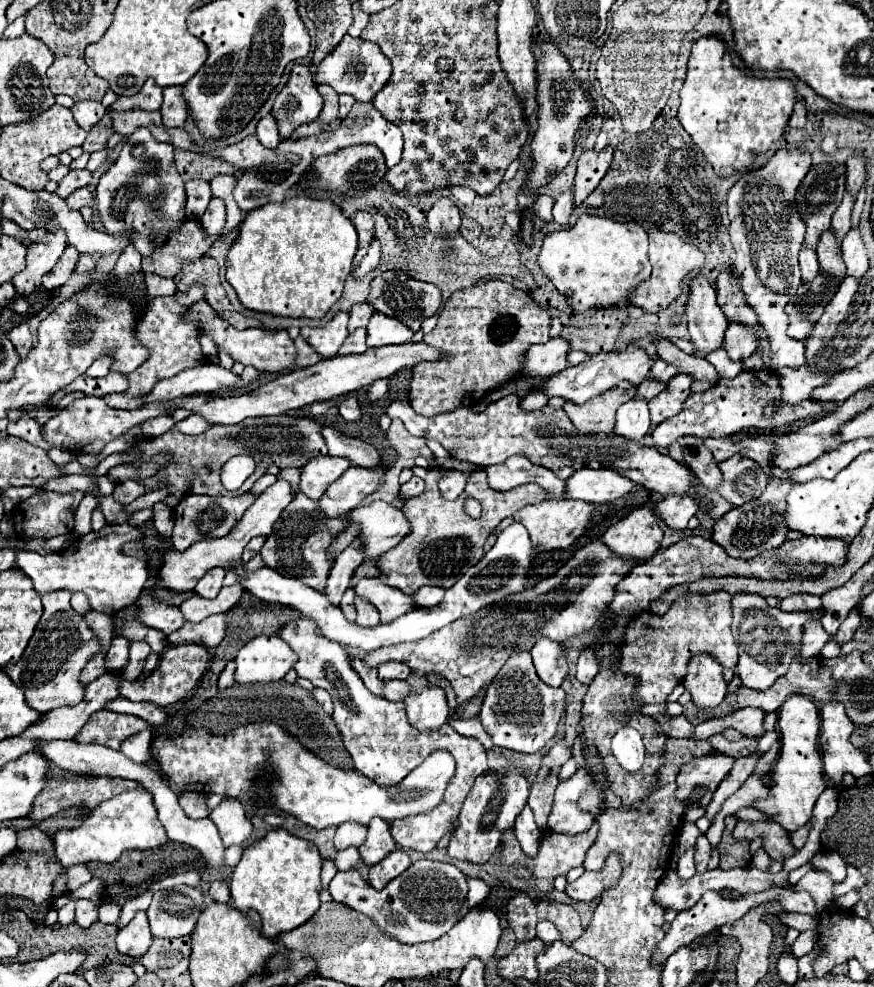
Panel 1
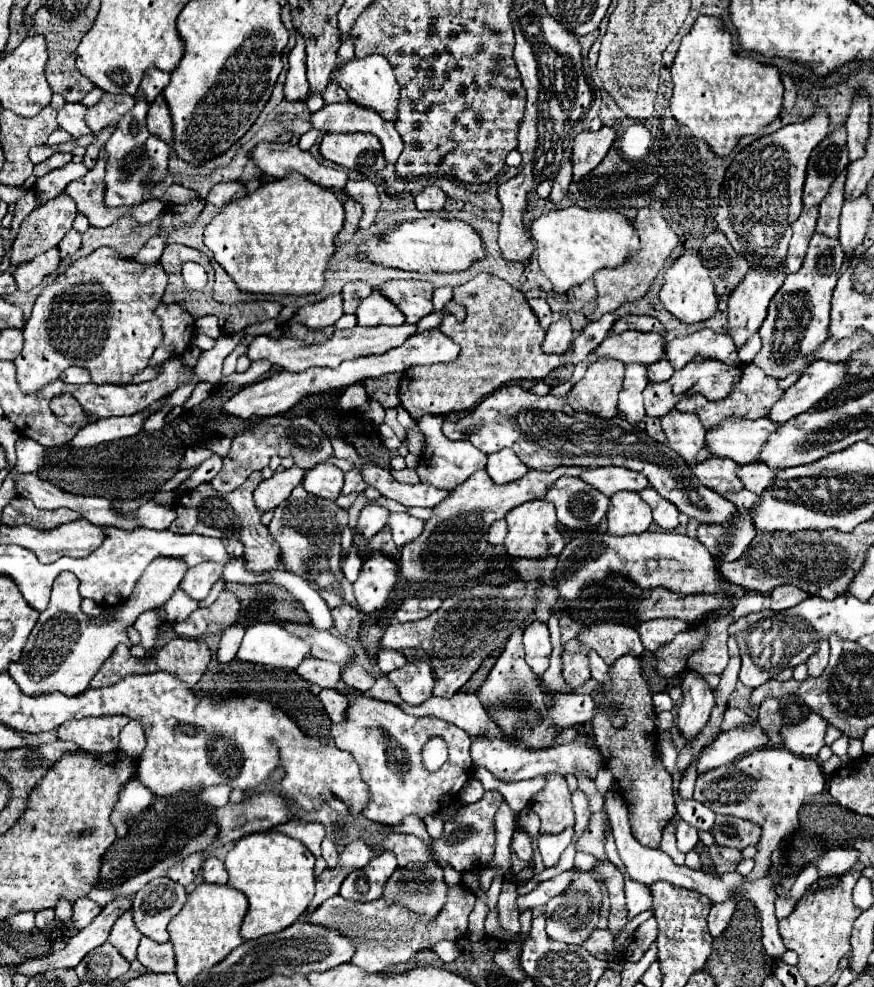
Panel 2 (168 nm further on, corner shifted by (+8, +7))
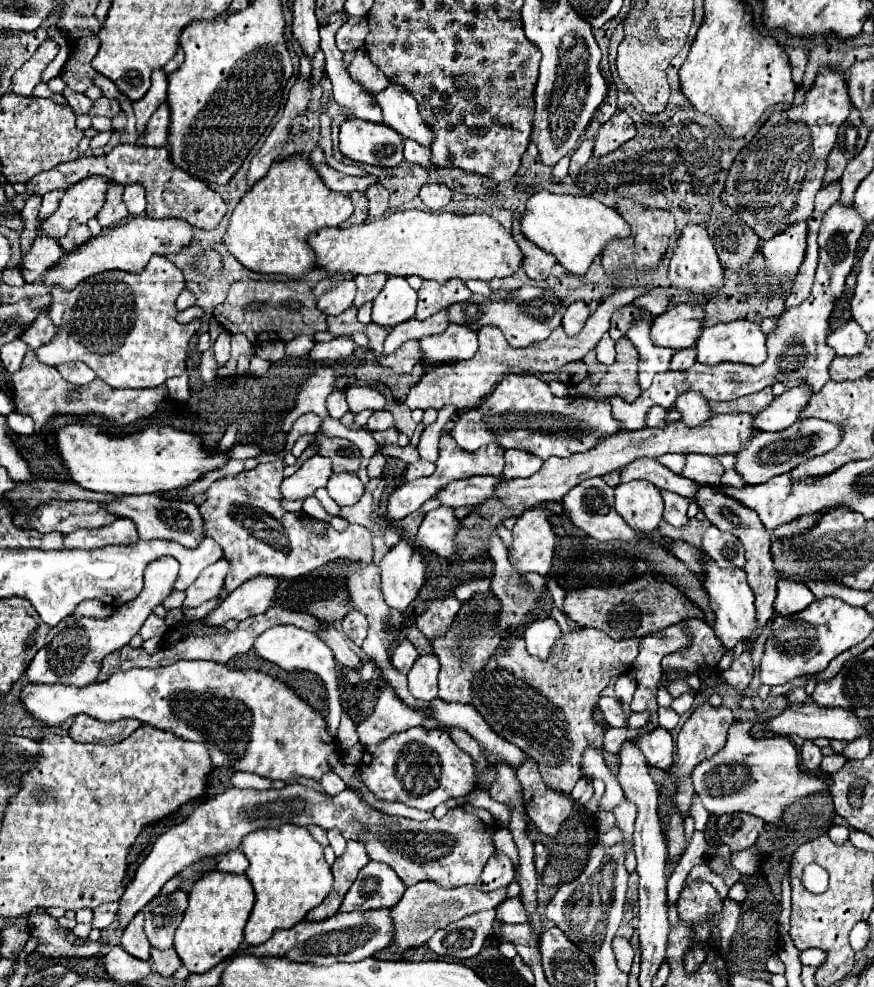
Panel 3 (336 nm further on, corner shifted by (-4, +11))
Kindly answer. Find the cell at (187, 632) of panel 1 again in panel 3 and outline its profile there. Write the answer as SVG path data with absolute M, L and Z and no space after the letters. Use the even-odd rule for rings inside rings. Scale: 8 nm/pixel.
M258 575L256 579L248 579L238 589L234 589L226 599L222 599L216 605L216 609L204 617L204 623L210 627L220 627L230 619L244 621L252 615L264 613L272 605L276 587L276 577Z

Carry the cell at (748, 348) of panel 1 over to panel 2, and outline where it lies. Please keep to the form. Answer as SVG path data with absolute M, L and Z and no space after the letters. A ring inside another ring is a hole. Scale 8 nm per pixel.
M780 267L770 269L770 271L750 269L746 273L746 277L738 283L738 287L732 291L730 303L728 303L728 325L730 325L728 333L732 335L732 339L736 339L738 347L742 347L746 343L746 339L750 339L760 329L760 323L766 319L768 303L776 295L776 291L782 287L784 279L786 279L786 273Z

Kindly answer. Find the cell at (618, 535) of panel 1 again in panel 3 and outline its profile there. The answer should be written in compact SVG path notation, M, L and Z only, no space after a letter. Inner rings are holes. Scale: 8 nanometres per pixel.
M628 481L616 487L616 511L636 533L652 533L662 521L664 501L652 483Z

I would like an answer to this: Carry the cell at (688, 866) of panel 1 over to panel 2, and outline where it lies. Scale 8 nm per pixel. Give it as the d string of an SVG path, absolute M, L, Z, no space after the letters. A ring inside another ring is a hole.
M680 821L678 823L678 831L676 831L676 837L678 837L678 849L682 853L688 853L694 849L696 841L698 841L698 829L686 821Z

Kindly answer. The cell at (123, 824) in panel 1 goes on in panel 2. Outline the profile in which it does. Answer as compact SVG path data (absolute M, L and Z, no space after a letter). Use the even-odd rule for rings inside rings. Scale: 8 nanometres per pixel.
M132 779L128 781L128 785L124 785L116 803L116 811L112 813L112 823L118 831L118 837L124 837L124 833L128 831L128 815L140 815L142 811L146 811L152 803L152 797L152 791L148 791L138 779Z

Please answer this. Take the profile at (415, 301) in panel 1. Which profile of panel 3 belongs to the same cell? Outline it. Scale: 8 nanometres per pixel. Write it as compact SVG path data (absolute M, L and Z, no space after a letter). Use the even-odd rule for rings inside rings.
M450 279L448 283L436 283L436 281L424 281L418 297L420 297L420 309L416 319L426 319L438 311L448 309L452 303L466 301L472 293L464 287L460 279Z

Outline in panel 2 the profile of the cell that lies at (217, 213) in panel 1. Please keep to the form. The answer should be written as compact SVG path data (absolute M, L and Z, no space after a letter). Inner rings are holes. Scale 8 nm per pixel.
M226 181L226 183L220 183L220 185L212 187L212 191L210 191L210 195L206 197L206 201L212 203L212 205L216 205L216 207L222 207L222 205L226 205L238 191L242 191L244 185L246 185L244 181Z

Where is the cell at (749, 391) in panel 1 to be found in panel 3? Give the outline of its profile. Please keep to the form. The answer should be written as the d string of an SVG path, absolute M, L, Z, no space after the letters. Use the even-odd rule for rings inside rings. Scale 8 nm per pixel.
M764 387L760 393L752 393L748 397L736 399L736 401L726 401L726 403L712 403L712 401L708 401L708 405L710 405L714 415L718 415L718 413L750 413L750 415L758 415L772 401L774 401L772 387Z

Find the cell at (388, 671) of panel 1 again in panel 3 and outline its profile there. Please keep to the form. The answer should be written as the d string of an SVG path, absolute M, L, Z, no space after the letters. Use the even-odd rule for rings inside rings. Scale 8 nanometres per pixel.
M406 639L406 641L402 641L396 649L394 649L394 653L392 653L392 665L400 671L400 673L408 673L410 669L412 669L412 665L414 665L414 661L418 659L418 651L416 651L416 647Z

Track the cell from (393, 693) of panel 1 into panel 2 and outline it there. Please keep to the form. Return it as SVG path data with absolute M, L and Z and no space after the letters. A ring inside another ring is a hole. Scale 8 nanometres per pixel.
M348 663L346 667L342 667L342 679L346 685L360 691L366 691L376 683L376 677L366 673L358 663Z

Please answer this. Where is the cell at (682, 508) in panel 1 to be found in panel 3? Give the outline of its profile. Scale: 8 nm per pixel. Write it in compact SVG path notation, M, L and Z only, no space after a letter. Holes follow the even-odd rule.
M660 491L660 493L662 493L662 499L666 503L666 507L664 507L664 521L668 521L674 527L686 525L688 523L686 511L688 511L690 501L684 499L682 495L676 495L676 493L668 493L668 491Z

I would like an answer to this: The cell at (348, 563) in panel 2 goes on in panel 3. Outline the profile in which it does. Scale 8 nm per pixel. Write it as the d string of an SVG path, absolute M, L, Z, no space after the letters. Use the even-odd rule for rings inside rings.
M276 457L272 463L258 465L238 475L222 477L206 491L206 501L200 505L204 531L224 549L226 559L232 561L230 575L226 577L226 589L234 591L244 581L256 575L272 575L280 579L292 579L306 575L316 567L332 559L348 559L359 565L372 565L372 535L362 525L350 525L346 531L334 531L332 527L324 537L310 533L300 525L298 513L286 513L280 507L280 483L284 479L284 459Z

